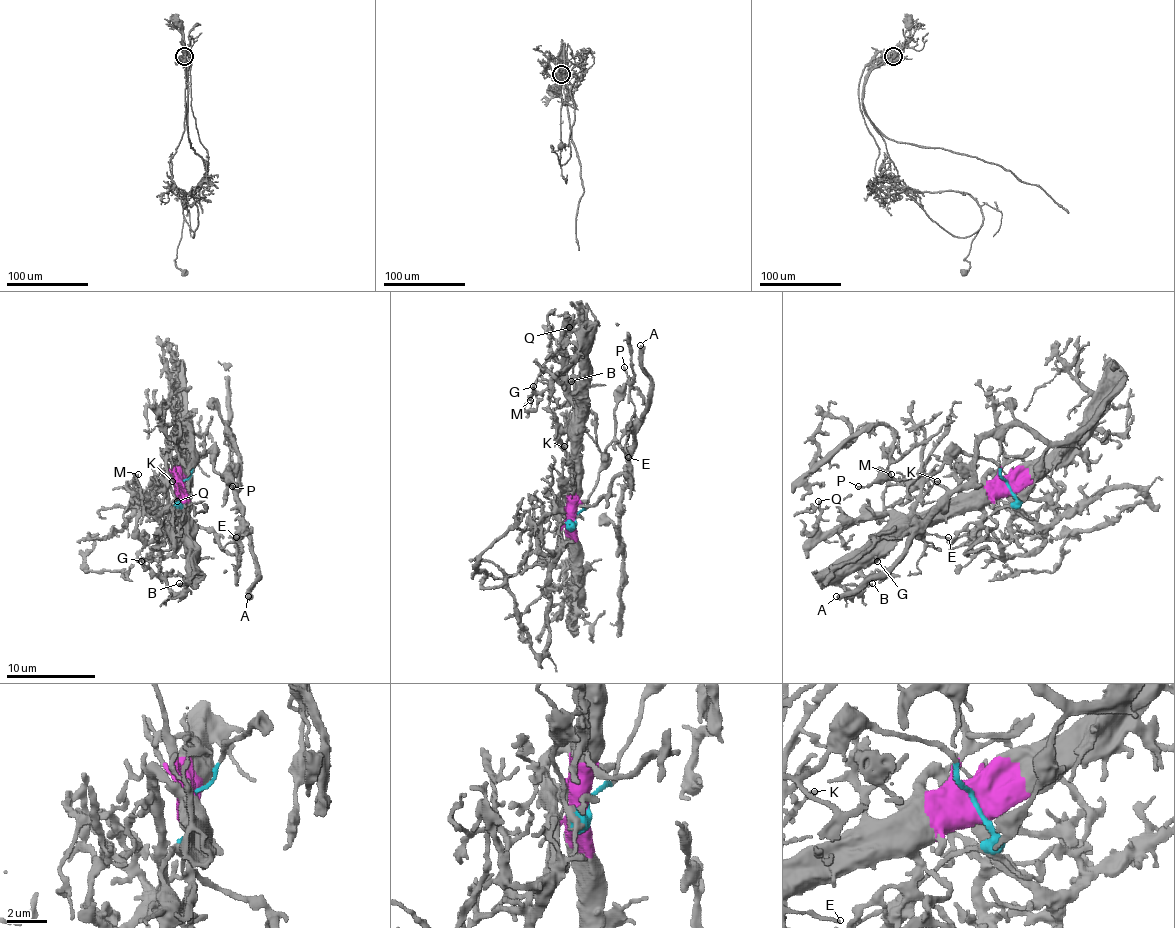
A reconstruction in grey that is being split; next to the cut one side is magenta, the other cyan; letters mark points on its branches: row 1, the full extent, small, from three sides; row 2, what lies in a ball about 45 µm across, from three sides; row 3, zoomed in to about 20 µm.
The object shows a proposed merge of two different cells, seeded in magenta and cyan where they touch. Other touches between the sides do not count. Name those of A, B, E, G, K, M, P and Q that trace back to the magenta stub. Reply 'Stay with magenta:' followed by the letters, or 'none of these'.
Stay with magenta: B, G, K, M, Q

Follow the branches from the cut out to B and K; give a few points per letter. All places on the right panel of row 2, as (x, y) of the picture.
B: (1009, 487), (982, 505), (933, 522), (900, 527), (840, 582), (858, 587), (871, 582)
K: (1009, 487), (956, 496), (918, 513), (916, 502), (938, 480)

